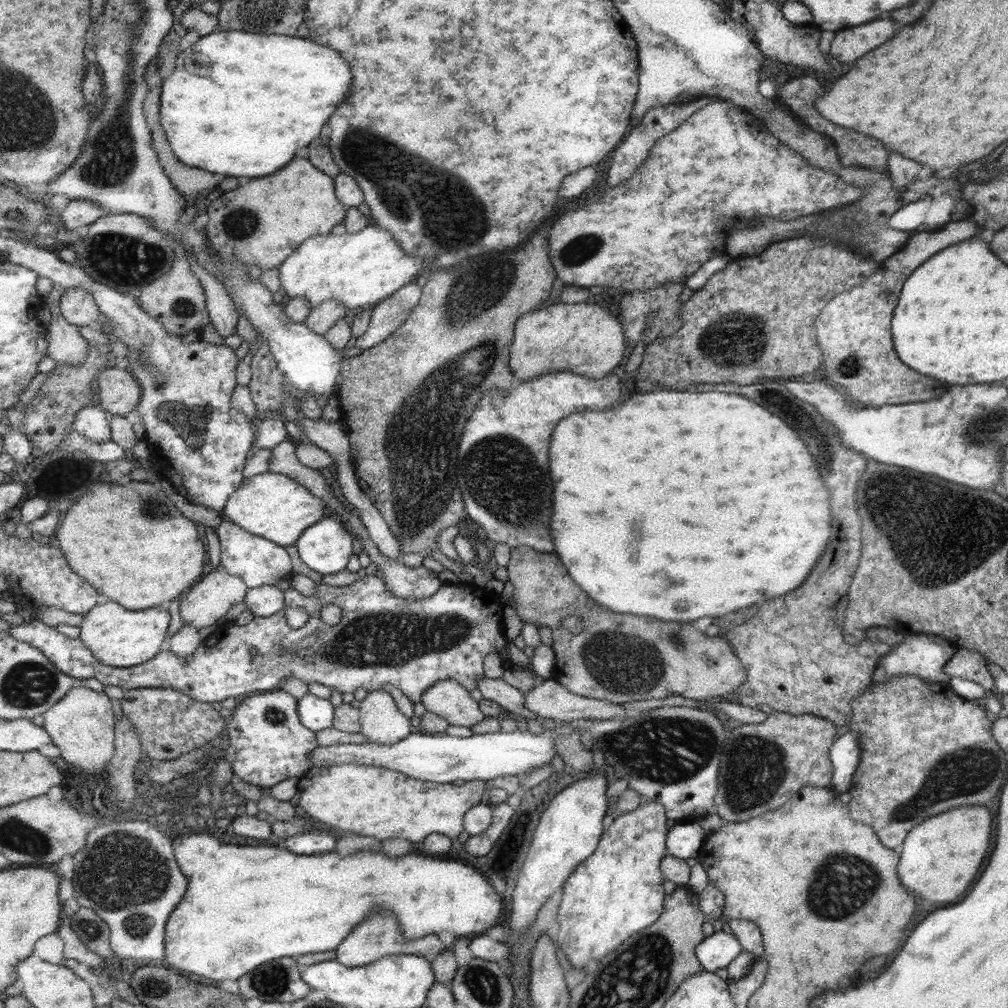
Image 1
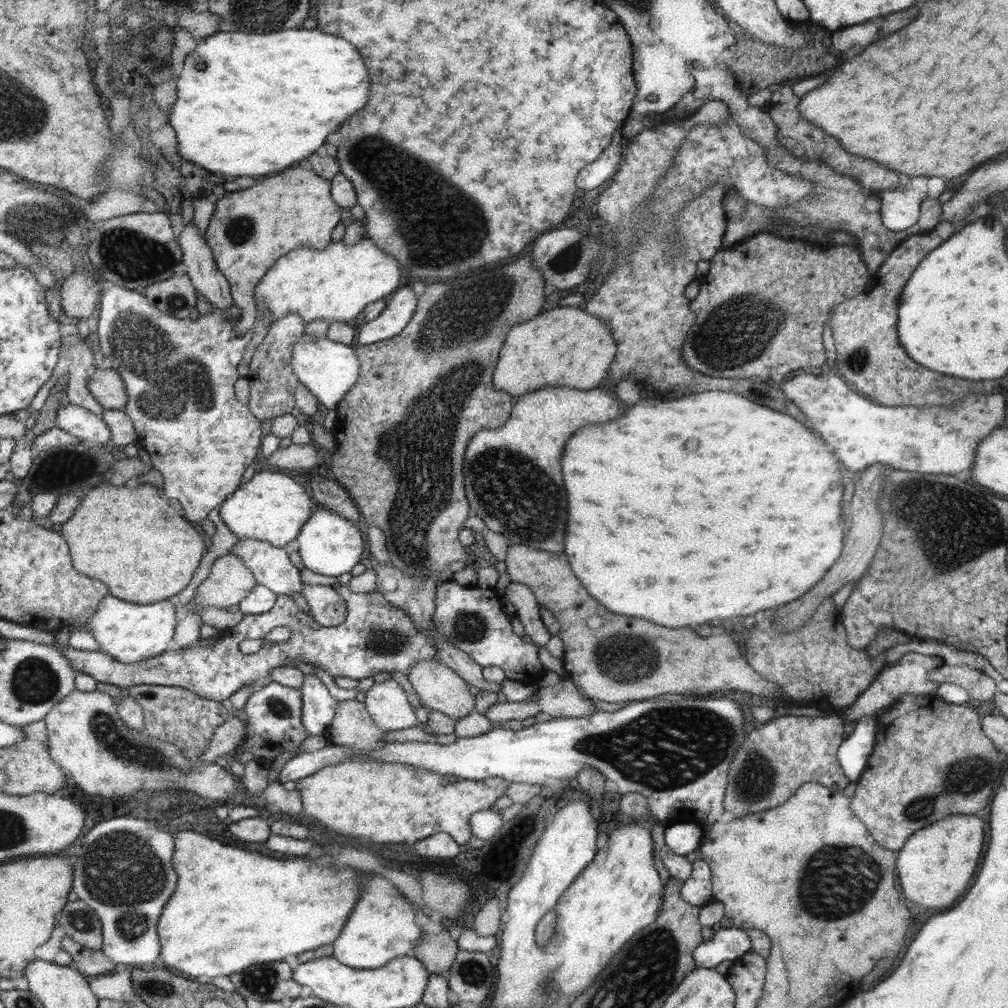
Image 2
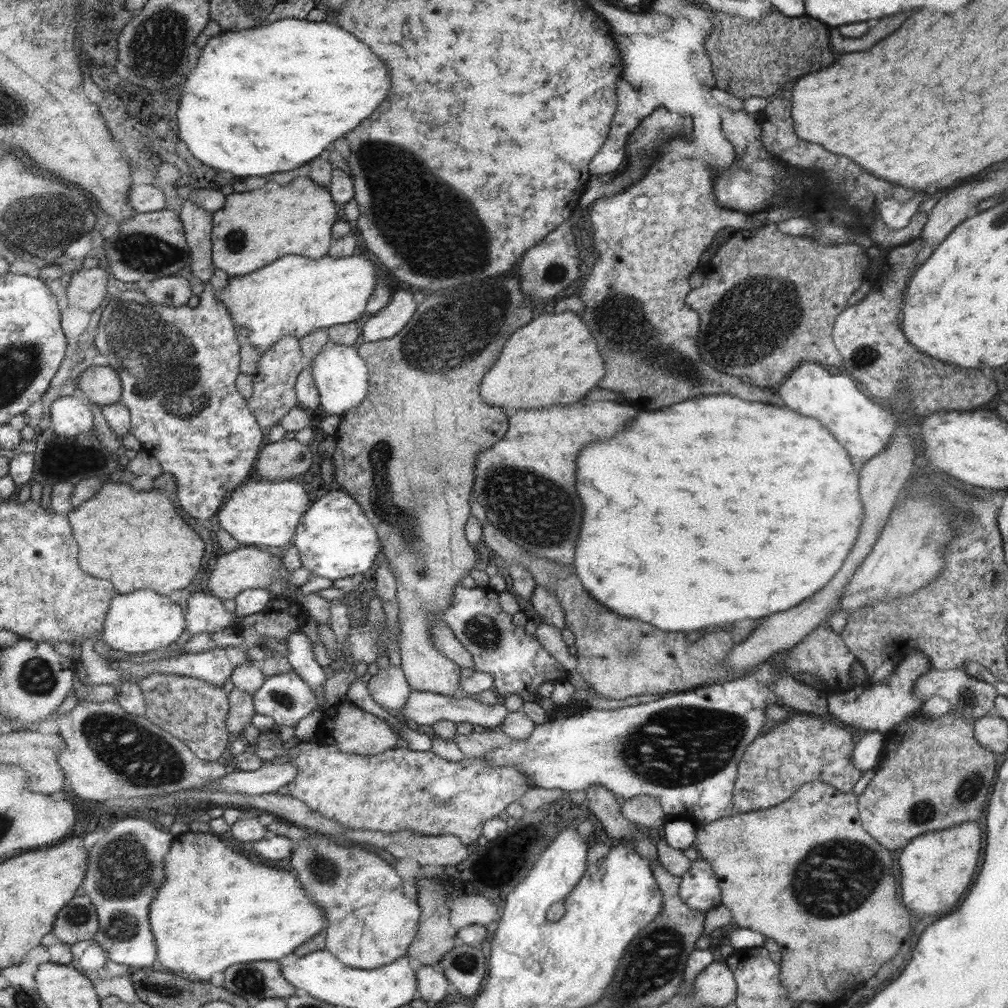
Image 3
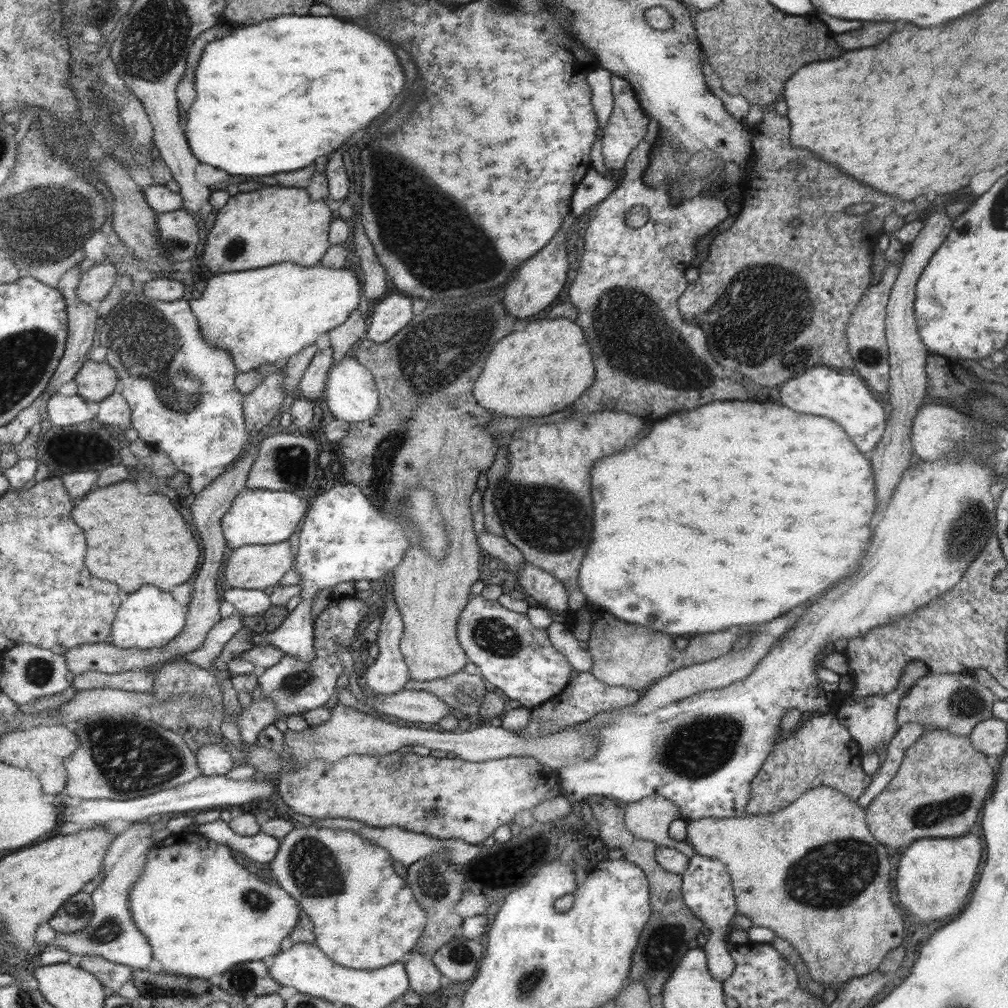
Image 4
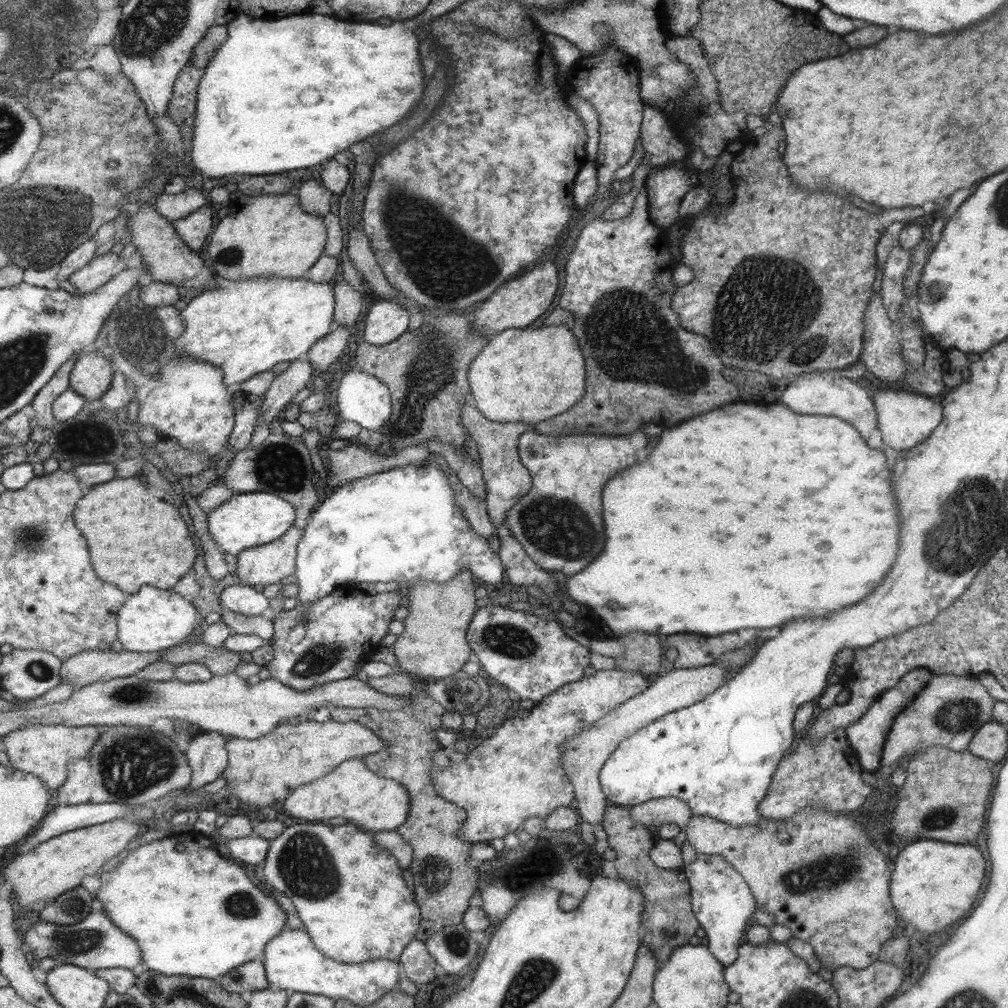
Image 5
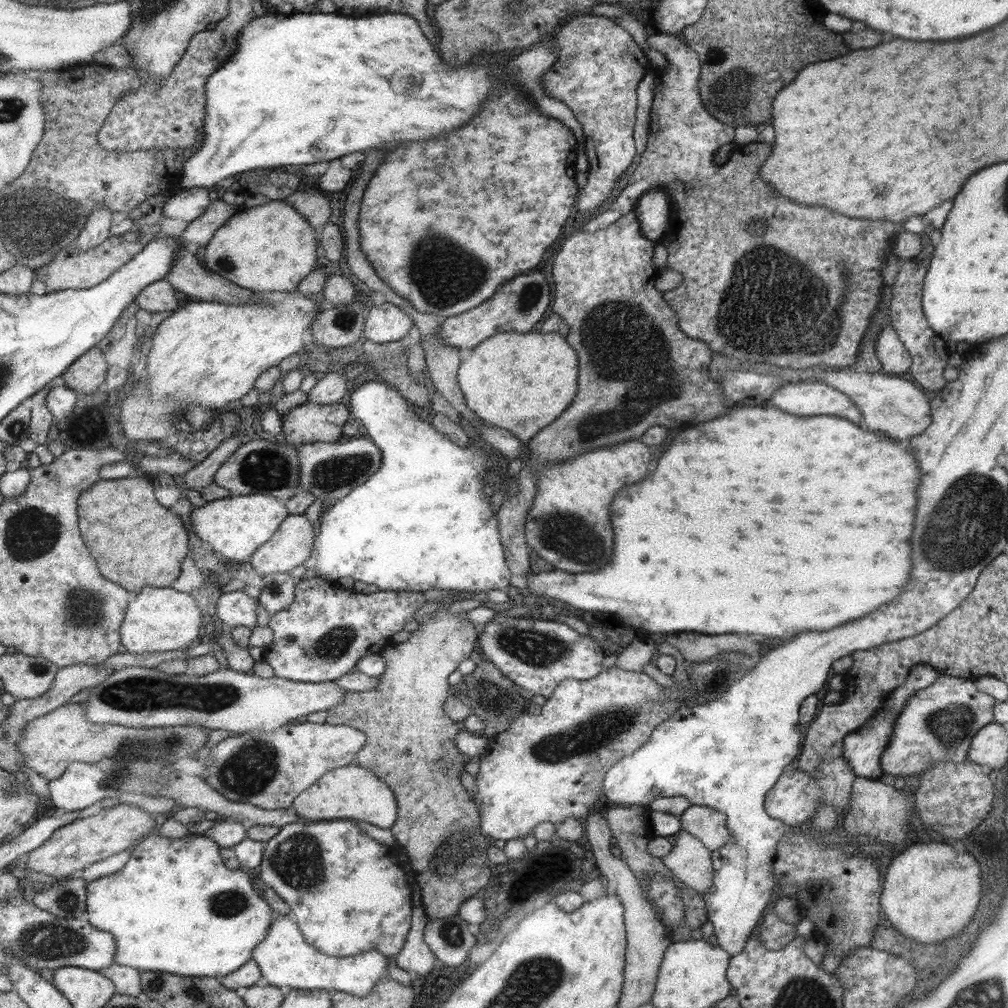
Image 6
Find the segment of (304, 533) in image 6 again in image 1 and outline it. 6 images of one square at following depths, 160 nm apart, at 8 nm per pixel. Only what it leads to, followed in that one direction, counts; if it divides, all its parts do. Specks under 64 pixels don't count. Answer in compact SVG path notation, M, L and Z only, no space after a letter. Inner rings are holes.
M221 565L217 566L201 581L197 581L185 597L179 600L179 616L183 620L183 626L193 626L199 630L217 624L217 621L229 611L231 606L244 602L247 590L247 586L239 576L232 576L232 573L226 573Z

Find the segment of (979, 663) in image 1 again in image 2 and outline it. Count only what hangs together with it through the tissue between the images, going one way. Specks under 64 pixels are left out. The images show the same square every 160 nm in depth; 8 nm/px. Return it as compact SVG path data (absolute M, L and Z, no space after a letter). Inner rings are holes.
M941 665L927 674L936 684L948 682L965 690L968 696L968 703L974 706L982 706L983 702L991 700L996 694L994 680L986 674L973 670L968 666L947 666Z

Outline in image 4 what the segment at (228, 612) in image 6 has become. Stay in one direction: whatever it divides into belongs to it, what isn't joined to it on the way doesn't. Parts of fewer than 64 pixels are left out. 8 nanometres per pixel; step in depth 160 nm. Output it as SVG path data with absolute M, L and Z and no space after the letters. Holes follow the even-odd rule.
M230 588L223 592L222 600L231 604L234 612L241 616L262 615L270 607L267 594L261 590Z

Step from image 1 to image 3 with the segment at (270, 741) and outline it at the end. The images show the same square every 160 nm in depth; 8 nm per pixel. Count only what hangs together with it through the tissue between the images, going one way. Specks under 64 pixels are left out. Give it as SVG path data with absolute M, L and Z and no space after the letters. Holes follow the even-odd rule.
M295 671L266 678L253 694L255 714L269 716L274 726L296 727L316 707L316 693Z

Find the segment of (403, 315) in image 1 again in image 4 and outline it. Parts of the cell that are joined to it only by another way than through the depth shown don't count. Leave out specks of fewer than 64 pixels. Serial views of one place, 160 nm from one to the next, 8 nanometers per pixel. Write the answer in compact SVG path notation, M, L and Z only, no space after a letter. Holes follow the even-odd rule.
M392 290L373 306L363 336L377 344L387 343L393 335L408 326L413 318L411 314L411 300Z

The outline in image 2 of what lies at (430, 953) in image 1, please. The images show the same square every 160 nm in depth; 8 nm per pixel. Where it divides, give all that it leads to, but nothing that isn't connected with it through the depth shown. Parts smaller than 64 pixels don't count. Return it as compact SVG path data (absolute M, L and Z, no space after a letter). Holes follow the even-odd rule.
M377 874L369 880L361 880L361 896L357 896L357 904L353 904L348 916L345 932L341 932L331 946L333 956L349 968L381 968L396 957L410 954L421 936L421 928L415 926L415 912L409 902L403 900L391 882Z

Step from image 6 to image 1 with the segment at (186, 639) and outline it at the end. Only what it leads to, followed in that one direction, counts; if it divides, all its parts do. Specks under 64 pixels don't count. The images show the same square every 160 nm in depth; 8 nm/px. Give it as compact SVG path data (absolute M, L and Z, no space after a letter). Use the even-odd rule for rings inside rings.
M107 602L93 608L89 615L84 617L79 639L103 664L117 668L137 666L159 654L159 647L165 640L169 620L170 617L164 605L133 611L117 602Z

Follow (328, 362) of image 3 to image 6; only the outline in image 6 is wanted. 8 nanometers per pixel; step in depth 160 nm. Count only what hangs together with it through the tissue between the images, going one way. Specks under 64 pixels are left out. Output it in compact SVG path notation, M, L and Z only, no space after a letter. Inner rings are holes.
M367 381L361 386L353 389L348 396L348 408L351 410L351 417L360 424L361 434L366 435L370 441L380 449L381 462L379 468L361 485L355 487L347 496L341 500L335 500L331 505L319 516L319 533L313 541L313 552L307 560L302 564L305 570L311 568L315 570L315 578L329 582L337 582L339 578L351 578L353 581L364 582L377 587L379 591L397 592L419 592L423 593L428 590L444 590L447 592L465 591L465 592L486 592L496 589L507 589L509 586L509 577L511 570L508 568L504 560L503 543L500 540L499 517L496 512L489 507L489 497L484 496L484 487L490 482L489 470L494 464L501 463L506 465L507 459L503 458L501 453L497 453L493 448L483 450L477 446L457 445L438 431L430 423L430 419L426 419L423 414L417 414L415 408L409 406L408 402L390 385L383 382Z

